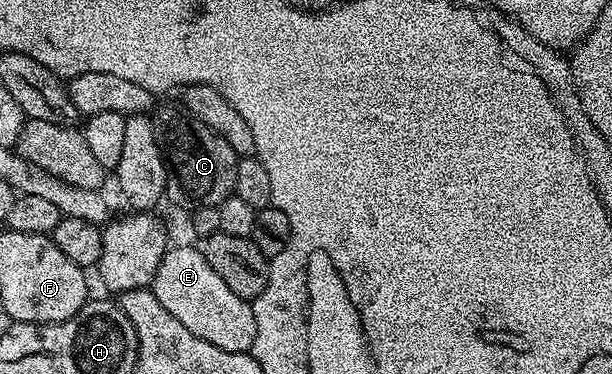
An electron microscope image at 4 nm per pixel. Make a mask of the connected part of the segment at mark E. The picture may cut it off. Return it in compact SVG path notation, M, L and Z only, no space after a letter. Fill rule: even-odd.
M172 245L157 268L153 289L162 306L176 320L181 320L193 336L201 336L201 340L209 340L209 344L217 344L217 348L225 348L225 352L242 354L248 353L255 343L257 324L251 302L225 285L225 280L221 280L209 260L205 260L202 249Z

